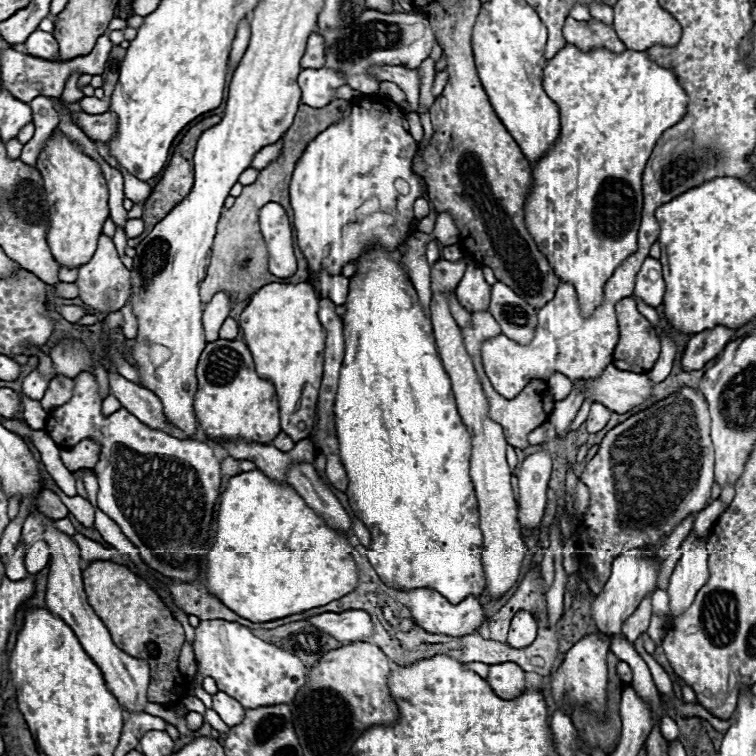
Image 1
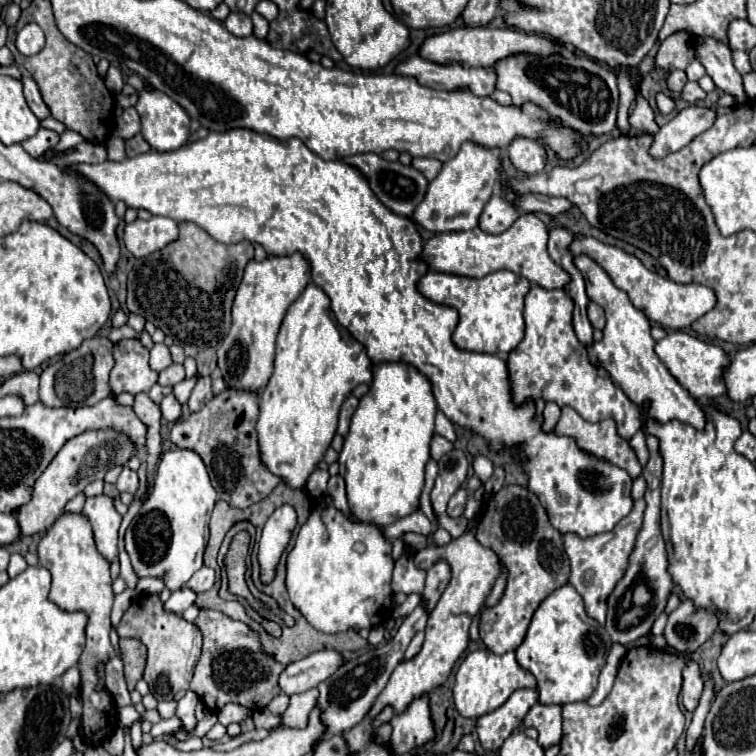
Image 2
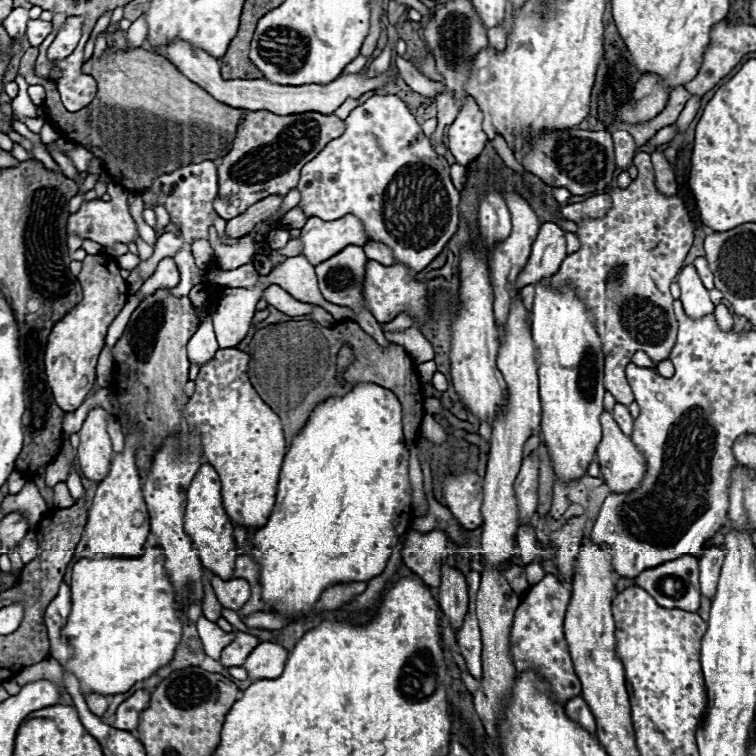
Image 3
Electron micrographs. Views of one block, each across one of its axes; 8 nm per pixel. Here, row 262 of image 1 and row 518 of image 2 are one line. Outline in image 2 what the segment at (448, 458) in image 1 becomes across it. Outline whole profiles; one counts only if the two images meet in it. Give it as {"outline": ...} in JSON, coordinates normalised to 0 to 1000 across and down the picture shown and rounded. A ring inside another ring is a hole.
{"outline":[[[505,479],[495,487],[495,503],[489,519],[476,526],[476,534],[466,550],[463,571],[450,598],[450,630],[458,638],[458,656],[471,688],[495,696],[513,696],[556,669],[556,653],[561,646],[561,616],[569,608],[569,582],[574,574],[577,529],[563,497],[550,487],[532,479]]]}

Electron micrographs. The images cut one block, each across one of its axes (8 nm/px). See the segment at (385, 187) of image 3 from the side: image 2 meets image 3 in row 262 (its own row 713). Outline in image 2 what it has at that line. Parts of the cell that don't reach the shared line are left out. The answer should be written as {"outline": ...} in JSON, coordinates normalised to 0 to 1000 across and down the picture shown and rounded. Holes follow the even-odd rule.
{"outline":[[[563,921],[550,923],[532,944],[524,944],[516,958],[521,966],[513,989],[521,997],[537,997],[545,989],[558,987],[574,976],[574,958]]]}

